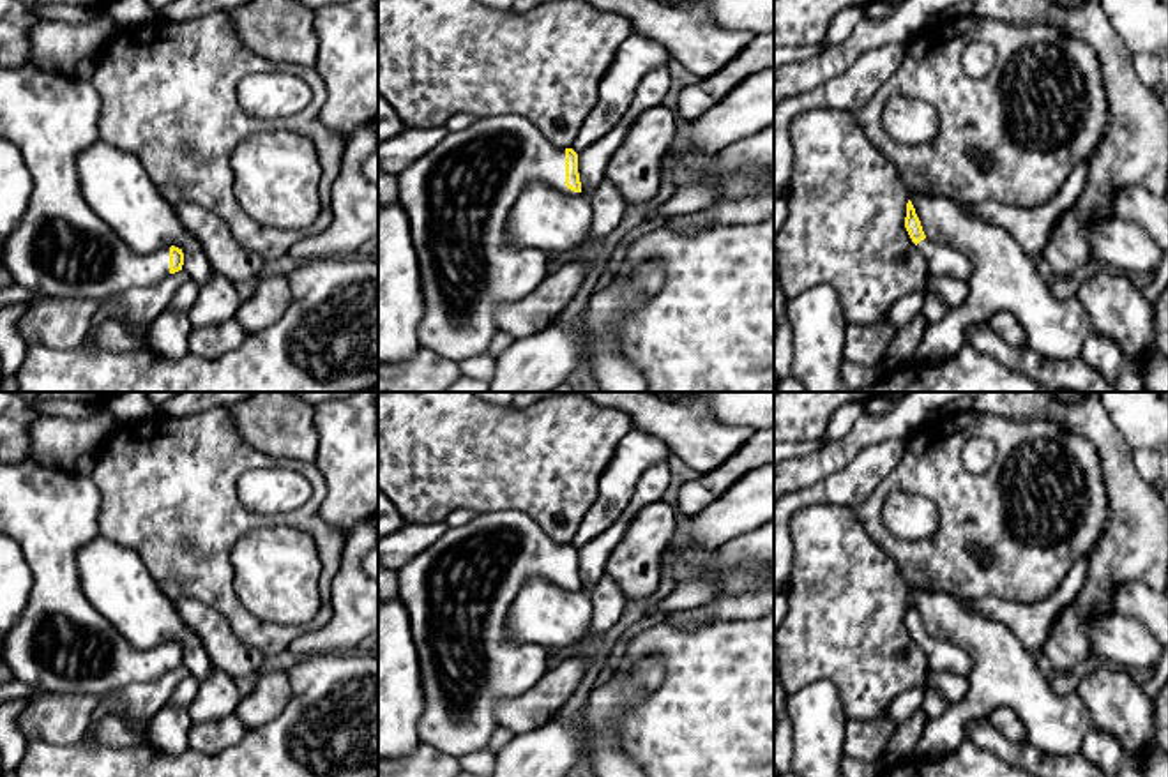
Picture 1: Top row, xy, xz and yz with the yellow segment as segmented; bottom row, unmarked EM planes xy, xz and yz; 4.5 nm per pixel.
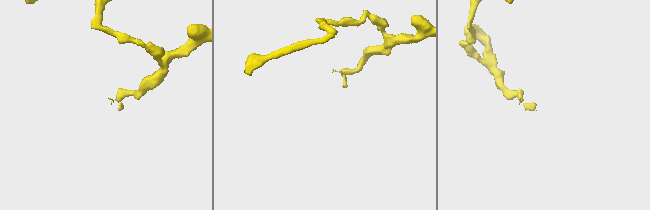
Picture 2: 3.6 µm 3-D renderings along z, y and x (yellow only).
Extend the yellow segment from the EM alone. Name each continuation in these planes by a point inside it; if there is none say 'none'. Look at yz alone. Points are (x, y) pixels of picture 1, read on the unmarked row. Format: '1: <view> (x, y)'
1: yz (942, 657)

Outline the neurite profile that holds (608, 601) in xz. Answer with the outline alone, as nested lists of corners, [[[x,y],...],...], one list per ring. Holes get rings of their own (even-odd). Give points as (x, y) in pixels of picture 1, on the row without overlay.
[[[604,574],[594,588],[588,590],[592,600],[590,643],[606,634],[622,616],[627,600],[618,583]]]

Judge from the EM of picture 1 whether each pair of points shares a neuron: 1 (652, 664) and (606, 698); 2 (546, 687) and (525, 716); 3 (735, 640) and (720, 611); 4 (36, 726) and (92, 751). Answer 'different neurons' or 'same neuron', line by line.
1: same neuron
2: same neuron
3: different neurons
4: different neurons

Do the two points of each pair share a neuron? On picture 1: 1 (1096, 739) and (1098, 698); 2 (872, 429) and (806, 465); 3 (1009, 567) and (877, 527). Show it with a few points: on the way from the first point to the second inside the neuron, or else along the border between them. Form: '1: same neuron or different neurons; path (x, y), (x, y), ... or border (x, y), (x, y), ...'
1: different neurons; border (1092, 724), (1110, 733), (1128, 754)
2: same neuron; path (856, 442), (822, 463)
3: same neuron; path (976, 571), (925, 564), (909, 555)

